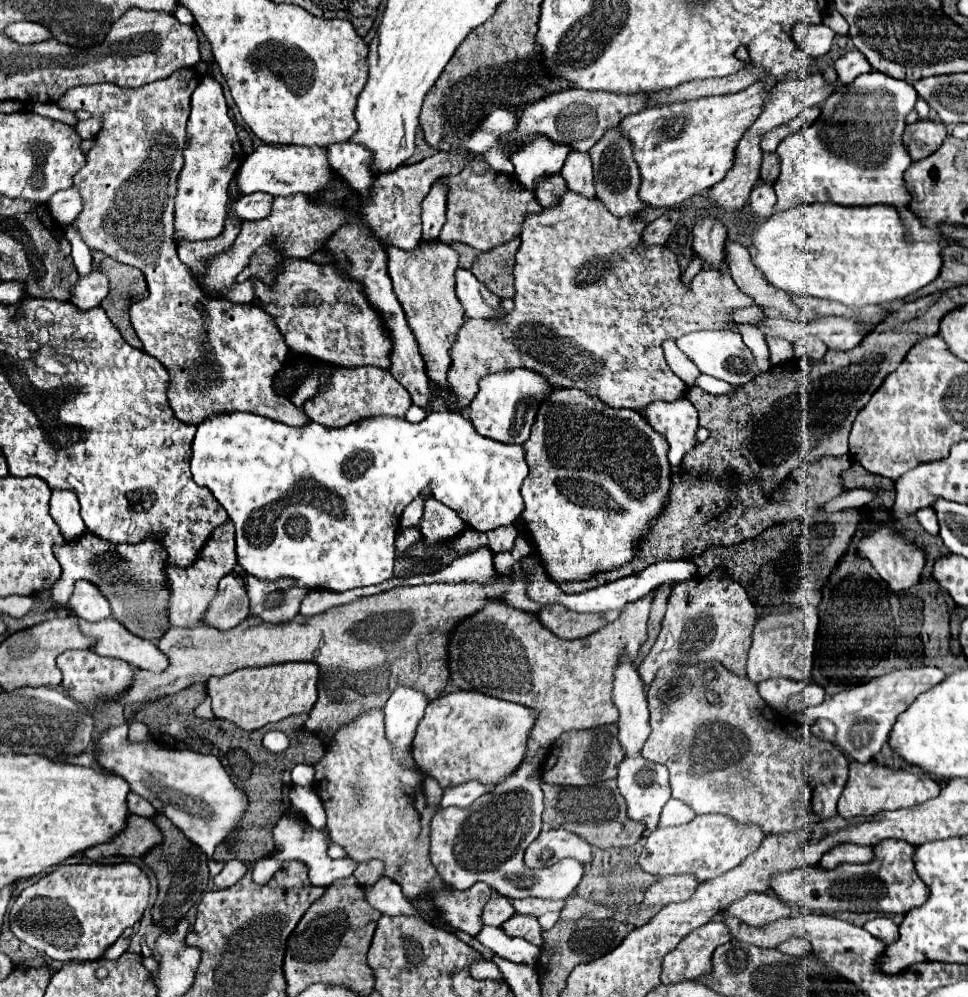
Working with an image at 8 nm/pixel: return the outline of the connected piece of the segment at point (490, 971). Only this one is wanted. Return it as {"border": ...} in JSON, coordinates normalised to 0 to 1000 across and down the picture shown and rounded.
{"border":[[[491,965],[489,969],[487,969],[487,979],[489,981],[493,981],[493,983],[499,983],[499,981],[509,981],[509,983],[520,983],[518,981],[518,977],[515,977],[515,973],[513,973],[513,969],[507,965]]]}

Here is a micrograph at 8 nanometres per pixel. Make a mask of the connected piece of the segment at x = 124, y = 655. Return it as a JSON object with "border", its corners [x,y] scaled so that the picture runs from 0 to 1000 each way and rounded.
{"border":[[[77,616],[71,618],[82,624],[82,630],[88,638],[98,642],[98,648],[94,650],[98,656],[123,660],[135,666],[137,670],[148,670],[156,674],[164,674],[173,668],[170,658],[166,658],[158,644],[135,636],[123,622],[108,620],[104,624],[90,624]]]}

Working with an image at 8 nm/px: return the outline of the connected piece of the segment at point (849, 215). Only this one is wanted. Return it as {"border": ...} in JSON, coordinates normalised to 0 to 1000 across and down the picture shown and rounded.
{"border":[[[827,205],[799,215],[776,233],[776,261],[788,273],[790,281],[815,295],[836,295],[873,307],[918,305],[931,301],[964,283],[972,271],[970,243],[939,243],[923,207],[865,207],[865,205]]]}

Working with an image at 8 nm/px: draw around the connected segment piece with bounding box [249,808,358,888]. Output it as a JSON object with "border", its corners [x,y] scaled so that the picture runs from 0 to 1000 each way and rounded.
{"border":[[[301,810],[284,826],[282,841],[284,841],[286,857],[282,857],[280,861],[268,861],[261,867],[257,867],[259,869],[259,877],[261,877],[261,885],[265,885],[265,887],[276,887],[284,879],[288,869],[292,869],[292,865],[309,863],[309,865],[313,865],[319,871],[319,887],[325,887],[330,891],[338,891],[347,883],[363,879],[370,867],[361,860],[340,861],[340,857],[338,857],[340,847],[342,847],[340,830],[334,830],[334,832],[323,830],[309,814],[305,814]]]}

